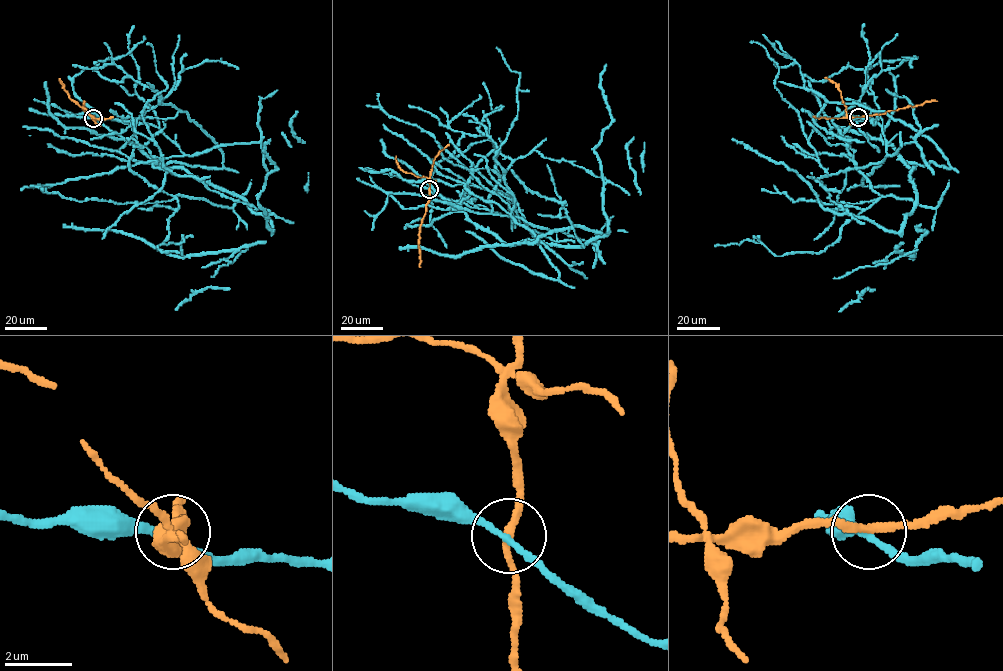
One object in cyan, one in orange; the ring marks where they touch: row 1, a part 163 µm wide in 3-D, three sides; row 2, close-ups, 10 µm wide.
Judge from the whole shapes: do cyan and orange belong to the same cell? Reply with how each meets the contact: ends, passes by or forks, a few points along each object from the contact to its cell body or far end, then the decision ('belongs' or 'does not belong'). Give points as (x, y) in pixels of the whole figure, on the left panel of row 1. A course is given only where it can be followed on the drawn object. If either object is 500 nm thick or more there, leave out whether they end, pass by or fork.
cyan passes by | orange passes by | cyan via (93, 118), (158, 128), (184, 154), (155, 167), (266, 209), (271, 231), (127, 140), (64, 127), (45, 82) | orange via (93, 118), (84, 111), (84, 102) | does not belong

